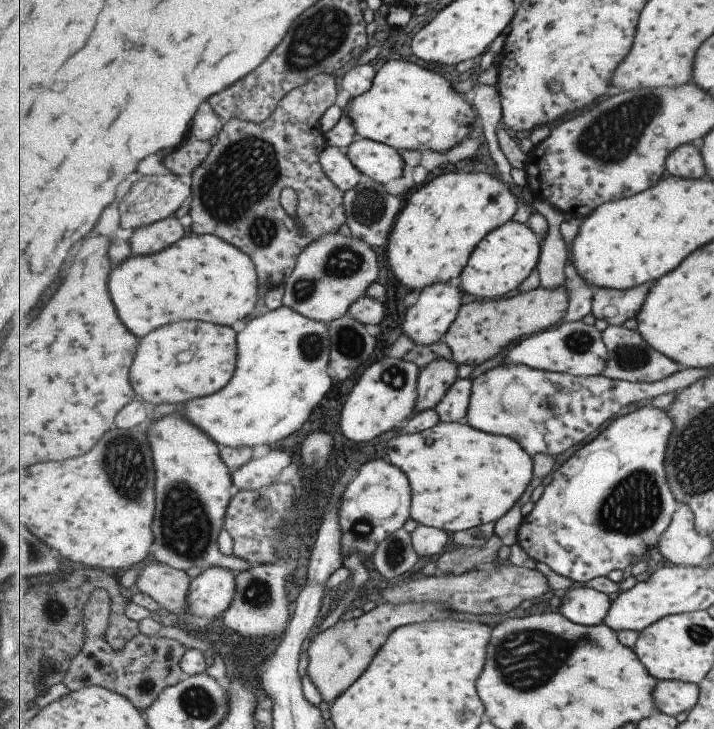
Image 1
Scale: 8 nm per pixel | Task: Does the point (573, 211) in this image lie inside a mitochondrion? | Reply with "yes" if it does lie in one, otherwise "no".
no

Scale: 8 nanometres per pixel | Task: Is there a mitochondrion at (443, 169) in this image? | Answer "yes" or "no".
no

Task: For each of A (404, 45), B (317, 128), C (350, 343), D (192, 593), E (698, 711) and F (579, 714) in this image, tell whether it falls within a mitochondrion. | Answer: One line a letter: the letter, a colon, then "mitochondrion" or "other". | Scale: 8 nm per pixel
A: other
B: other
C: mitochondrion
D: other
E: other
F: other

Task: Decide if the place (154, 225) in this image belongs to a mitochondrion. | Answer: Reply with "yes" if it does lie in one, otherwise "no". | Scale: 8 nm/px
no

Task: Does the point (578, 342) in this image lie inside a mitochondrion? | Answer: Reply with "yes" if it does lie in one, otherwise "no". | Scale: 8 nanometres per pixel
yes

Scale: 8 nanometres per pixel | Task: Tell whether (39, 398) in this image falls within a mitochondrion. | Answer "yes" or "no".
no

